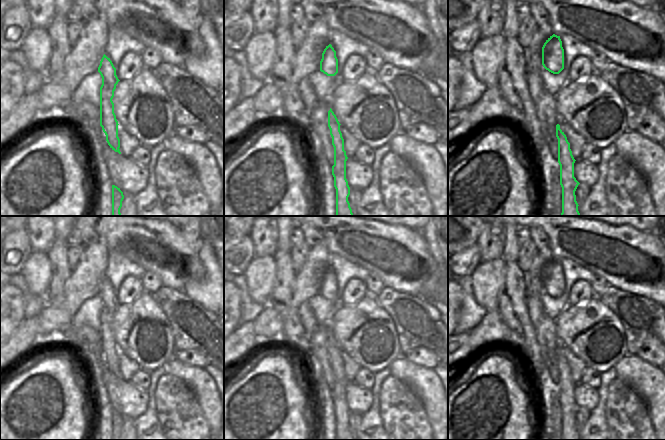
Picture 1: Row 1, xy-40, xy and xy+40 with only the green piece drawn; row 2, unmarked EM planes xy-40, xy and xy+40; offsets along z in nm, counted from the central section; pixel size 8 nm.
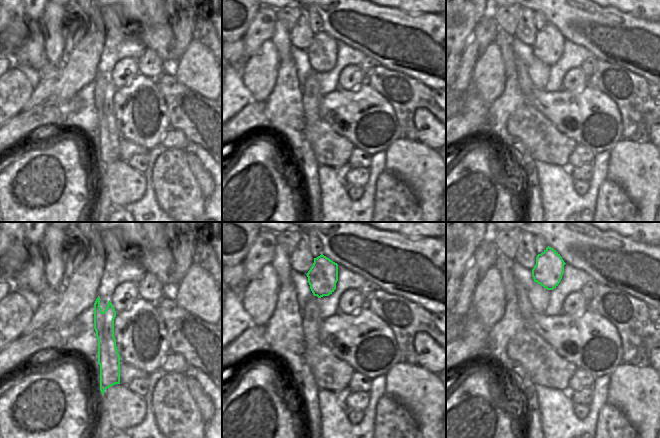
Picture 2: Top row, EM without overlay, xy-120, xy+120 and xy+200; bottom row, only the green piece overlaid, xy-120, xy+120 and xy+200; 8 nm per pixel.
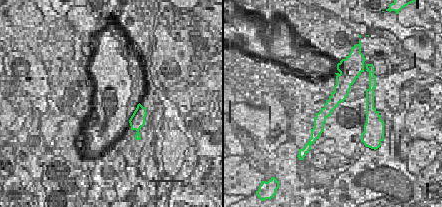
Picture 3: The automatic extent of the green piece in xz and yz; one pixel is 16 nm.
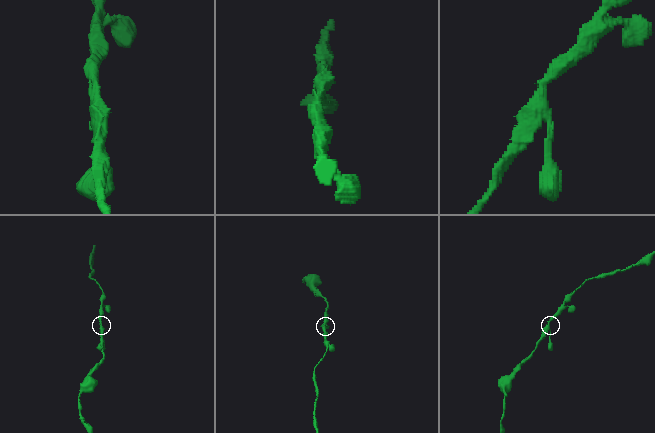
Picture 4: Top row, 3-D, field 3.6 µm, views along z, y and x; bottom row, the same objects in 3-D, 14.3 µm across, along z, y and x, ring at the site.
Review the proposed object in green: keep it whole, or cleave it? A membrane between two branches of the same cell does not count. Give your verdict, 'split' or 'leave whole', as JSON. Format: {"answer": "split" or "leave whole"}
{"answer": "split"}

